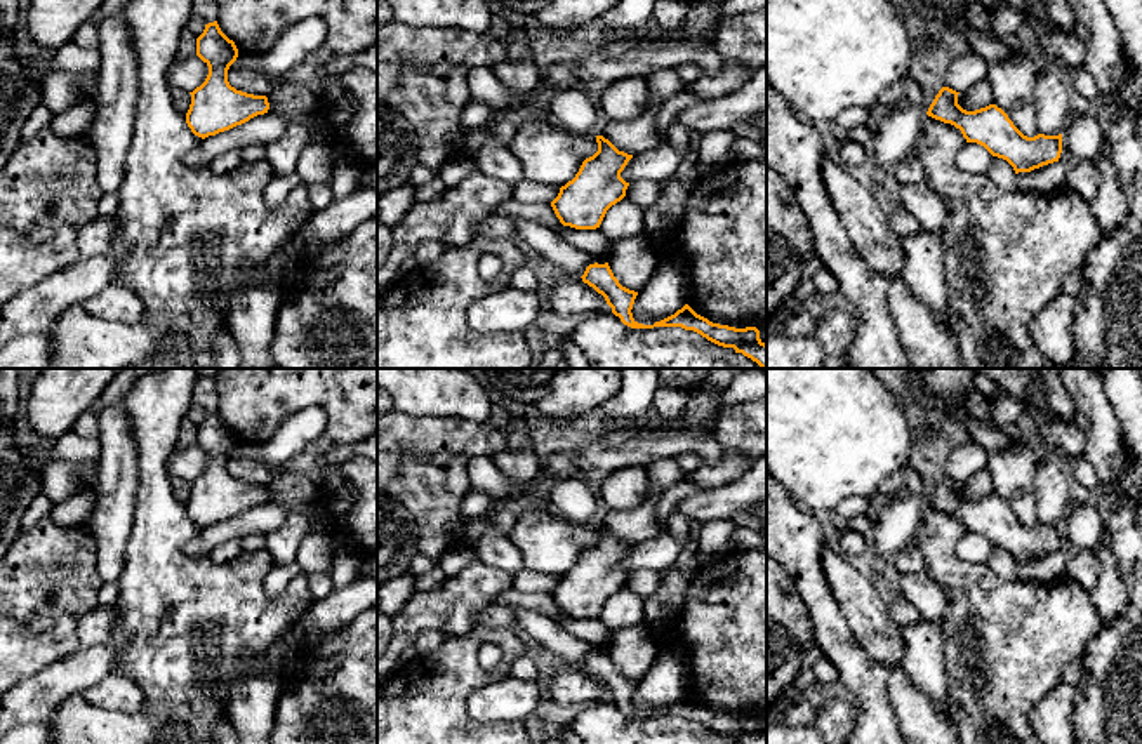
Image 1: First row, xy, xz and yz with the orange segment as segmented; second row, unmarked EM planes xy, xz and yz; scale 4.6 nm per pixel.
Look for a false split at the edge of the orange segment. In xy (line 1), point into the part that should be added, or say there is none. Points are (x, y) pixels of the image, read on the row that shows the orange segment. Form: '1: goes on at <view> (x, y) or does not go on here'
1: does not go on here

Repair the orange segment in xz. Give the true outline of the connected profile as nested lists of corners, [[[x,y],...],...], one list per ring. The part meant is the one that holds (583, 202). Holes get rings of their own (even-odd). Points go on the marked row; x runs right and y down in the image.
[[[596,136],[598,151],[586,158],[572,181],[560,188],[551,207],[563,226],[600,228],[607,210],[626,196],[629,183],[621,172],[633,158],[608,139]]]

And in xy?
[[[217,21],[205,24],[196,38],[196,56],[209,66],[209,75],[189,92],[186,123],[195,136],[205,139],[268,113],[266,96],[247,94],[229,85],[228,70],[236,61],[238,49]]]

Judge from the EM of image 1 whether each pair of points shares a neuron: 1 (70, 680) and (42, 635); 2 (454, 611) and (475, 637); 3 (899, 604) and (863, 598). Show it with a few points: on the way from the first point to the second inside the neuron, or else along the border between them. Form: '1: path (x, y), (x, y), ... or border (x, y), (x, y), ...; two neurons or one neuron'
1: border (75, 649), (21, 678); two neurons
2: border (478, 623), (464, 635), (447, 637); two neurons
3: border (887, 604), (890, 617), (902, 630); two neurons

